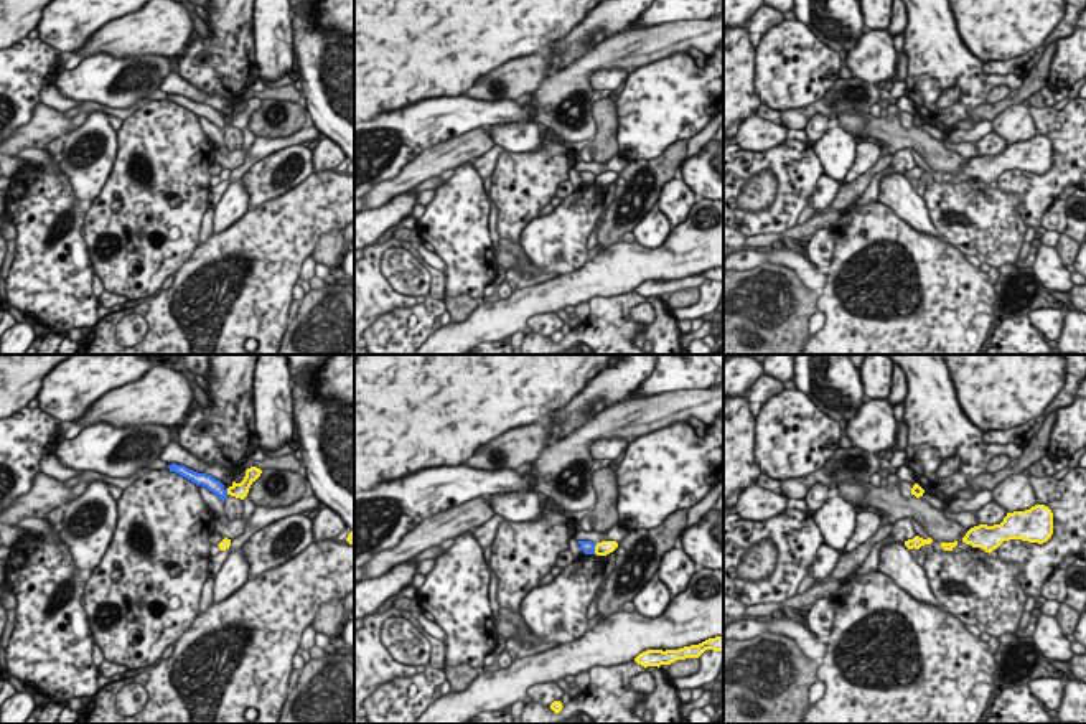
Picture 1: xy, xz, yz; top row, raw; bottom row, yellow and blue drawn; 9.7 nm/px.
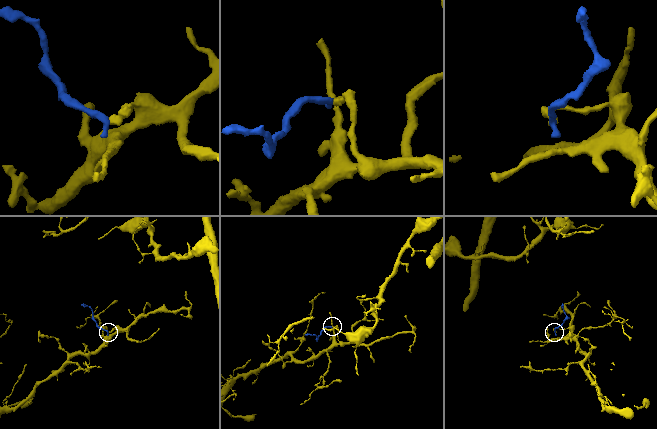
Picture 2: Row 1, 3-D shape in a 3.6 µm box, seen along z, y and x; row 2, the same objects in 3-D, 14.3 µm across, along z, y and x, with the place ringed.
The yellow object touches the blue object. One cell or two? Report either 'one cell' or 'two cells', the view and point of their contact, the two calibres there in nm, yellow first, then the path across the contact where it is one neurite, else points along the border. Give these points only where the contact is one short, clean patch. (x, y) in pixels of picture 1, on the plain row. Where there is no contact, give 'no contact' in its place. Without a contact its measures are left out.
two cells | xz (595, 178) | 140/130 nm

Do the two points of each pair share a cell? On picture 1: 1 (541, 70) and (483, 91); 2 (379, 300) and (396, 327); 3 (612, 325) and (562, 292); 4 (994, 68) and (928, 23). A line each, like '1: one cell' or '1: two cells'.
1: one cell
2: two cells
3: two cells
4: two cells

